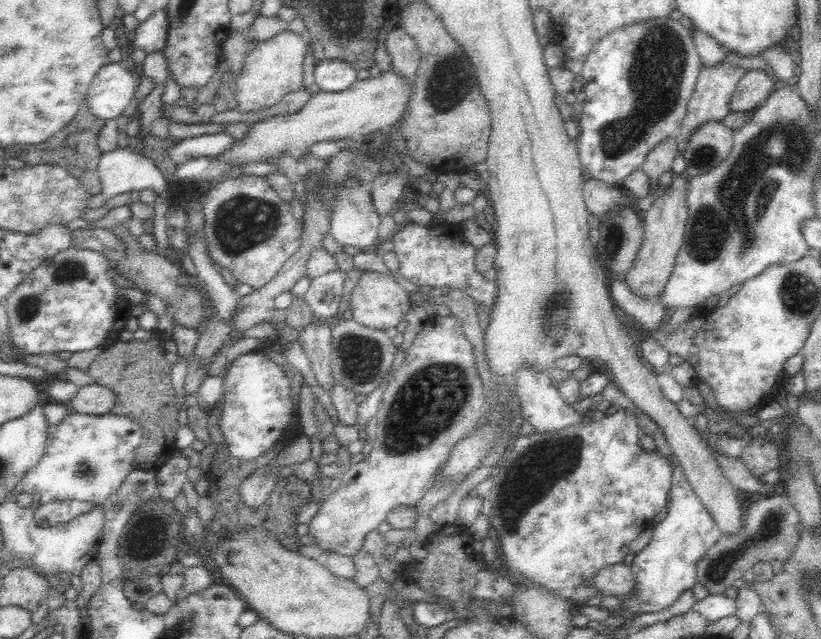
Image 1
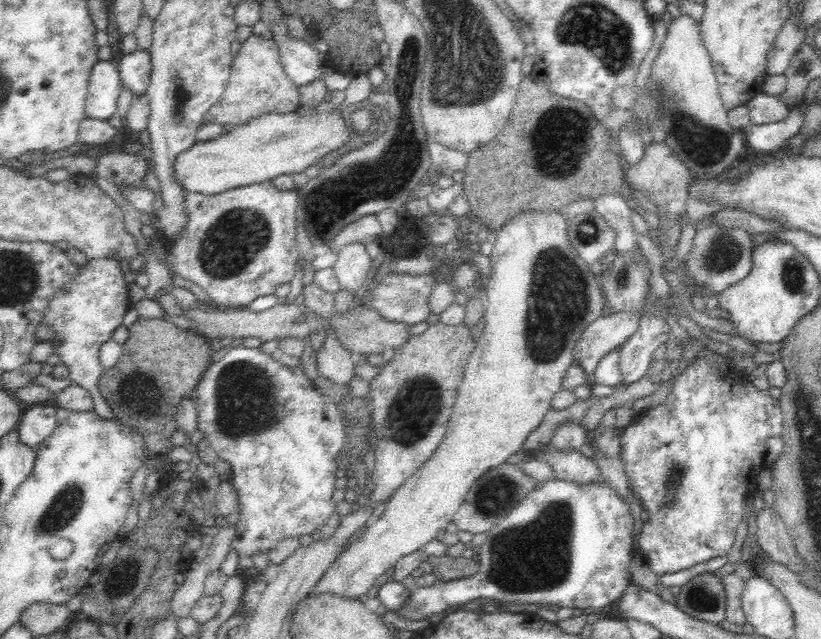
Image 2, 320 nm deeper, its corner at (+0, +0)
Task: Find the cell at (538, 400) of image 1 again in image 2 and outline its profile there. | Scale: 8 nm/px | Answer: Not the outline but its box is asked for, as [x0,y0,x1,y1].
[542,449,604,485]

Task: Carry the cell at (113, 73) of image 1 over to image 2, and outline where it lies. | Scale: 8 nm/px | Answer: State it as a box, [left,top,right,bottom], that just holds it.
[84,60,121,120]

